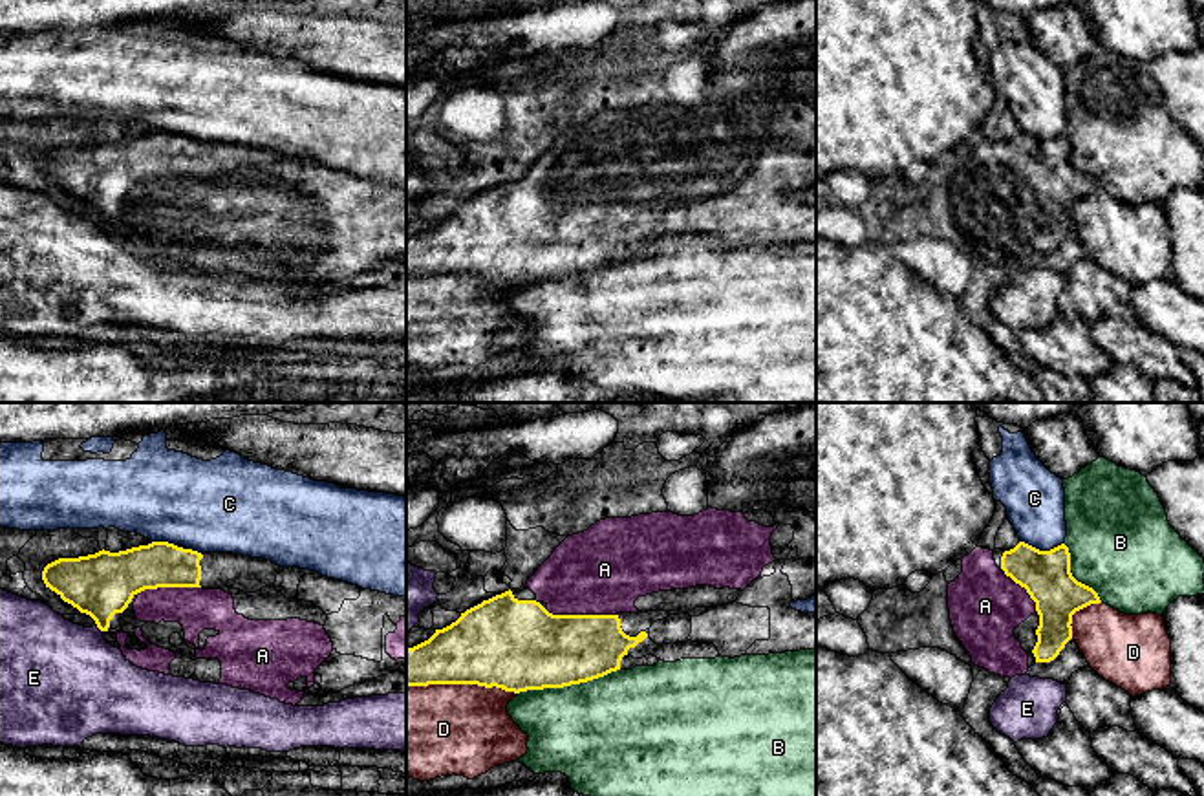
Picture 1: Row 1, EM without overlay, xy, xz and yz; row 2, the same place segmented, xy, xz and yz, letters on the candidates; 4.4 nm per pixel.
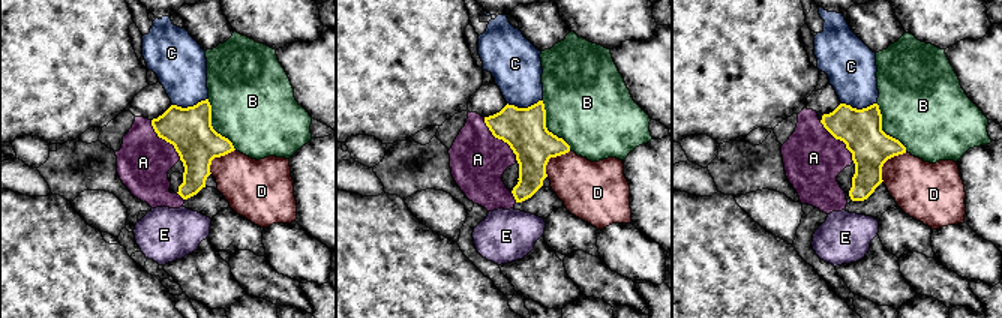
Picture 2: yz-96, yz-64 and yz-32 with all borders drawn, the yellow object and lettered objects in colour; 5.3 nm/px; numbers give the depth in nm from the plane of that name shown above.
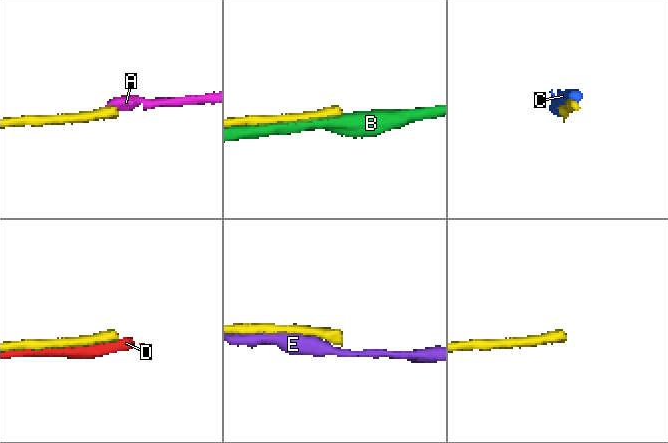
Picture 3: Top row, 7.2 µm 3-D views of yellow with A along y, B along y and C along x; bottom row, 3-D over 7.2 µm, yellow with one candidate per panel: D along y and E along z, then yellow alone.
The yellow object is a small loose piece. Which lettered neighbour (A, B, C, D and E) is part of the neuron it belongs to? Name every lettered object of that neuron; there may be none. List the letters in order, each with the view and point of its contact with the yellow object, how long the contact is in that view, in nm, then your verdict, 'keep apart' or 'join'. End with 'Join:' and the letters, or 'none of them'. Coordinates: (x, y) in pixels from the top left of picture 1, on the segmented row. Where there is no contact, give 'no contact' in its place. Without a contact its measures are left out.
A: contact xz (580, 615); length 320 nm; join
B: contact xz (568, 685); length 460 nm; keep apart
C: contact yz (1043, 551); length 190 nm; keep apart
D: contact xz (462, 683); length 480 nm; keep apart
E: contact xy (99, 628); length 40 nm; keep apart
Join: A

